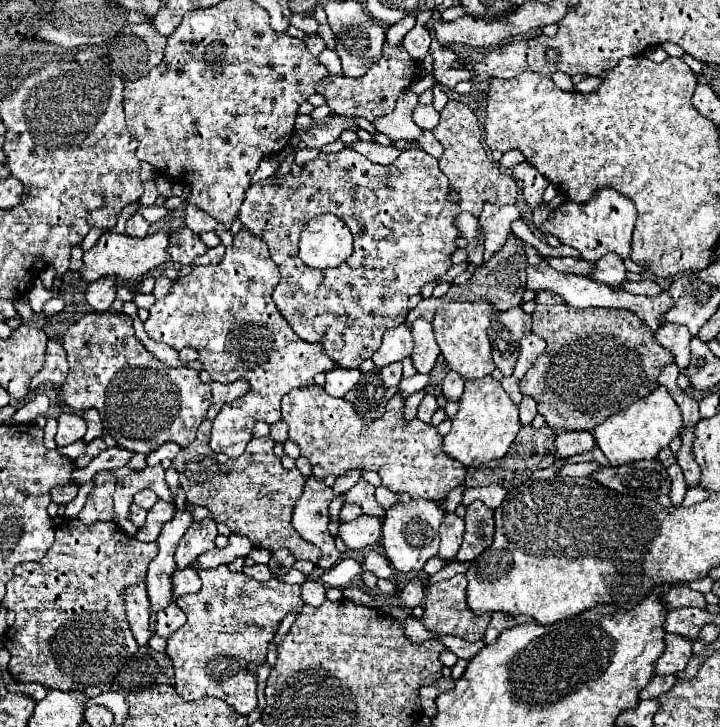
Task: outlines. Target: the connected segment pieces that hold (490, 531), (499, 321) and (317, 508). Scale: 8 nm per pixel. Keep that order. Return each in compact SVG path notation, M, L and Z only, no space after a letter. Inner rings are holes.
M474 501L464 517L464 543L456 555L458 561L474 561L490 543L494 535L494 511L482 501Z
M522 307L508 309L492 321L488 337L492 343L494 363L504 375L512 375L520 353L520 339L530 333L530 325L532 317L526 315Z
M310 475L306 479L304 493L296 501L292 513L292 525L298 531L298 535L314 543L322 551L322 557L318 561L318 567L322 569L330 569L342 557L334 545L334 539L328 533L328 505L332 499L332 489Z

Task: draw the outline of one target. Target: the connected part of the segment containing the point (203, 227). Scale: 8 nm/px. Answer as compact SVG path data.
M186 205L186 217L184 219L186 219L186 225L198 235L202 235L204 231L214 231L218 225L218 221L214 221L214 217L206 215L204 211L196 209L194 205Z

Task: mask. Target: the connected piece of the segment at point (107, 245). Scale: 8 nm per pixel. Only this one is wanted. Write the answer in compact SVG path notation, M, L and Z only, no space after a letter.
M168 223L164 227L160 227L154 235L148 235L148 237L130 237L130 235L104 231L102 237L96 241L96 245L84 253L84 267L80 273L82 273L84 281L88 281L88 283L92 283L100 277L106 277L106 275L114 275L124 281L134 281L134 279L142 277L146 271L170 261L168 245L170 245L170 225Z

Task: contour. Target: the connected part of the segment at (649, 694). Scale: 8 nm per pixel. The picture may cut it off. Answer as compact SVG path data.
M654 675L652 681L640 691L640 699L656 699L656 697L660 697L662 693L668 693L668 691L674 687L676 681L678 681L678 679L676 679L674 675L666 675L666 677Z

